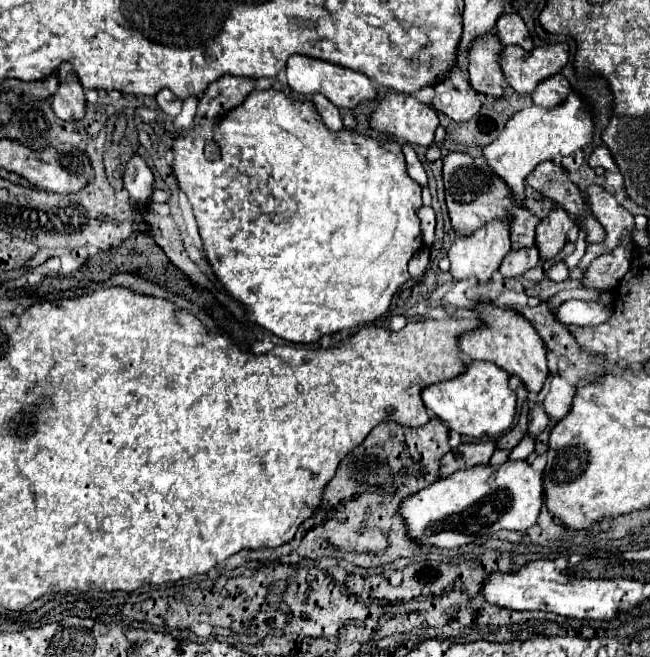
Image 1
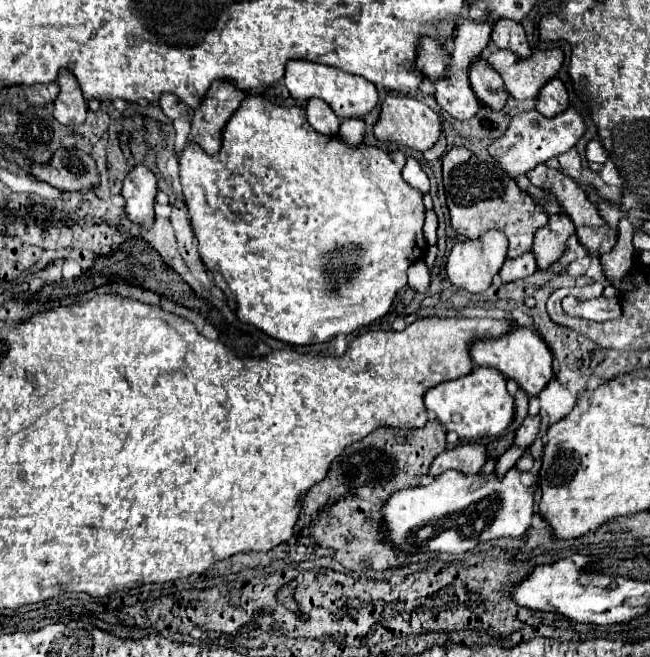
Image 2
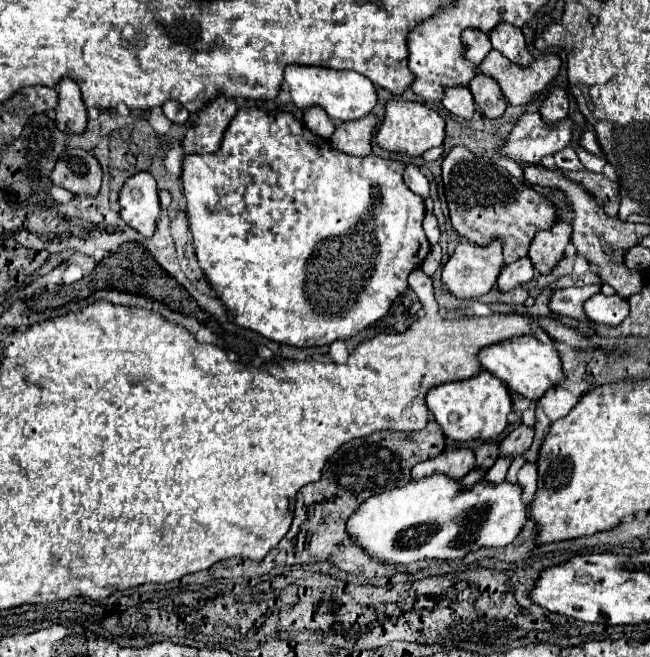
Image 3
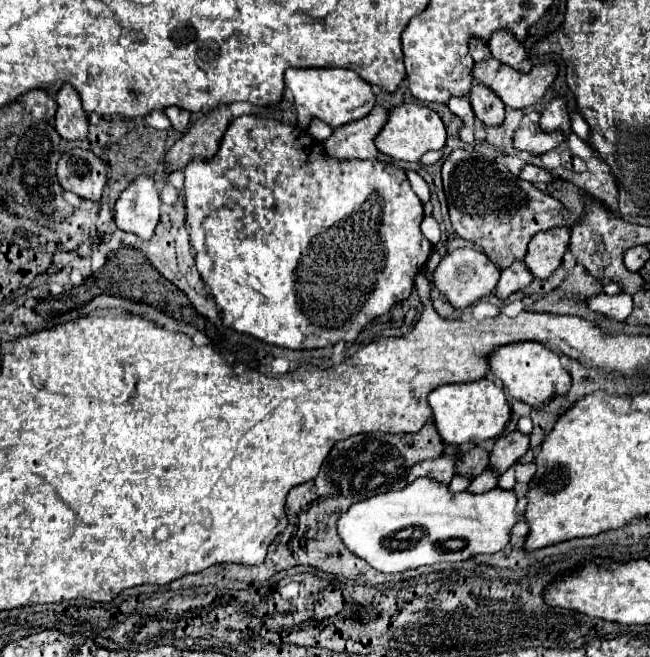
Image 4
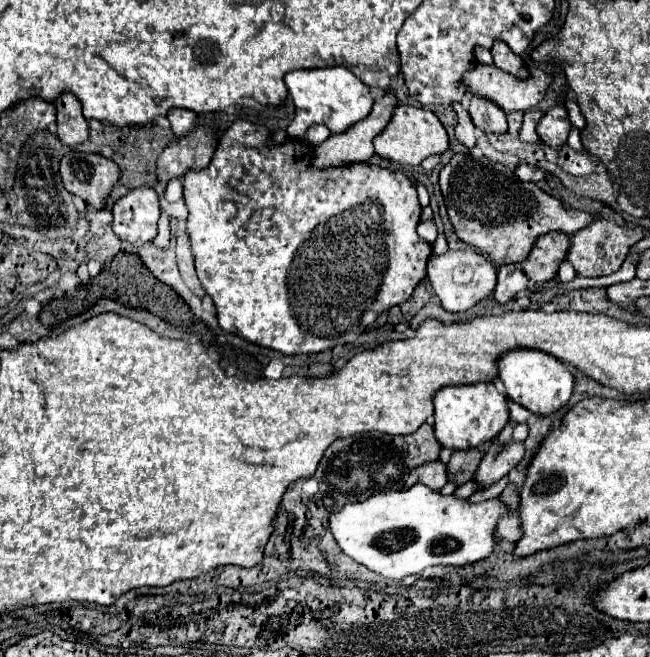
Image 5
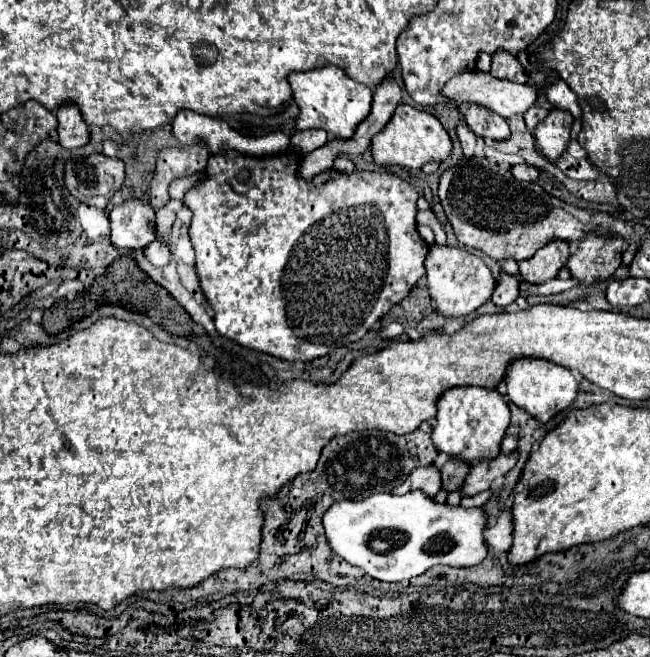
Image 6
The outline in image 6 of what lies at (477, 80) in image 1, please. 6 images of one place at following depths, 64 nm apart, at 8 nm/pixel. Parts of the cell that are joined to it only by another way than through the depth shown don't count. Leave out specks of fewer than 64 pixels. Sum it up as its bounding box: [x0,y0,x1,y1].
[464,104,510,140]

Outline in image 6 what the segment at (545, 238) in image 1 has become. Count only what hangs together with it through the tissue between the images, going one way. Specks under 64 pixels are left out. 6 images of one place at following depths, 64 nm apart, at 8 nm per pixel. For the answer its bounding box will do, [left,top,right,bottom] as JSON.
[518,240,570,284]

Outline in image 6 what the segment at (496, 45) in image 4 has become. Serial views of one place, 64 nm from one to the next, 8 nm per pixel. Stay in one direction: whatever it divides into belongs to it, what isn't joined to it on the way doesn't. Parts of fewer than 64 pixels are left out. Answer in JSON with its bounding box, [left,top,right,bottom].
[490,48,528,82]

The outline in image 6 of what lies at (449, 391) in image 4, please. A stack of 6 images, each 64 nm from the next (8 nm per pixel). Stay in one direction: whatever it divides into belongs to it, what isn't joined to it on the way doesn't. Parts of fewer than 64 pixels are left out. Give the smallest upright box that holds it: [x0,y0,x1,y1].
[432,386,510,462]

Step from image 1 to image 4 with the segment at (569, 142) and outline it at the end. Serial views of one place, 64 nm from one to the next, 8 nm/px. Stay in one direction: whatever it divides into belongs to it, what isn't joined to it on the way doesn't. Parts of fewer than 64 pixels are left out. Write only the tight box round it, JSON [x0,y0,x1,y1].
[514,112,566,156]

